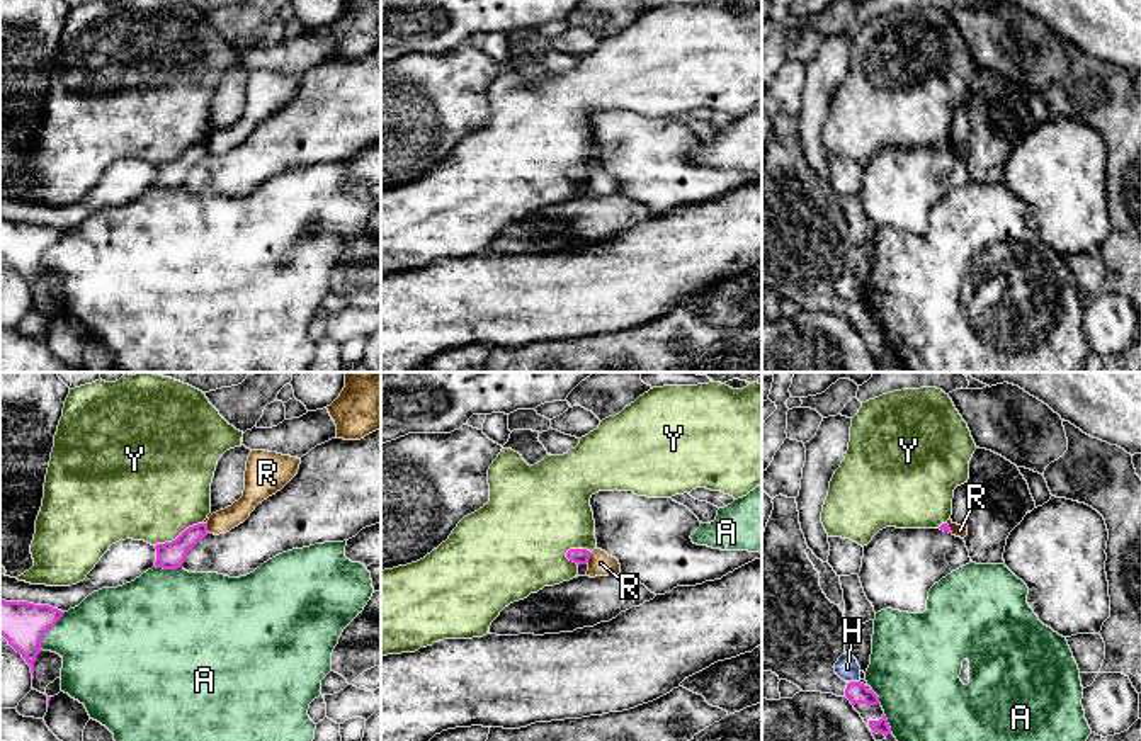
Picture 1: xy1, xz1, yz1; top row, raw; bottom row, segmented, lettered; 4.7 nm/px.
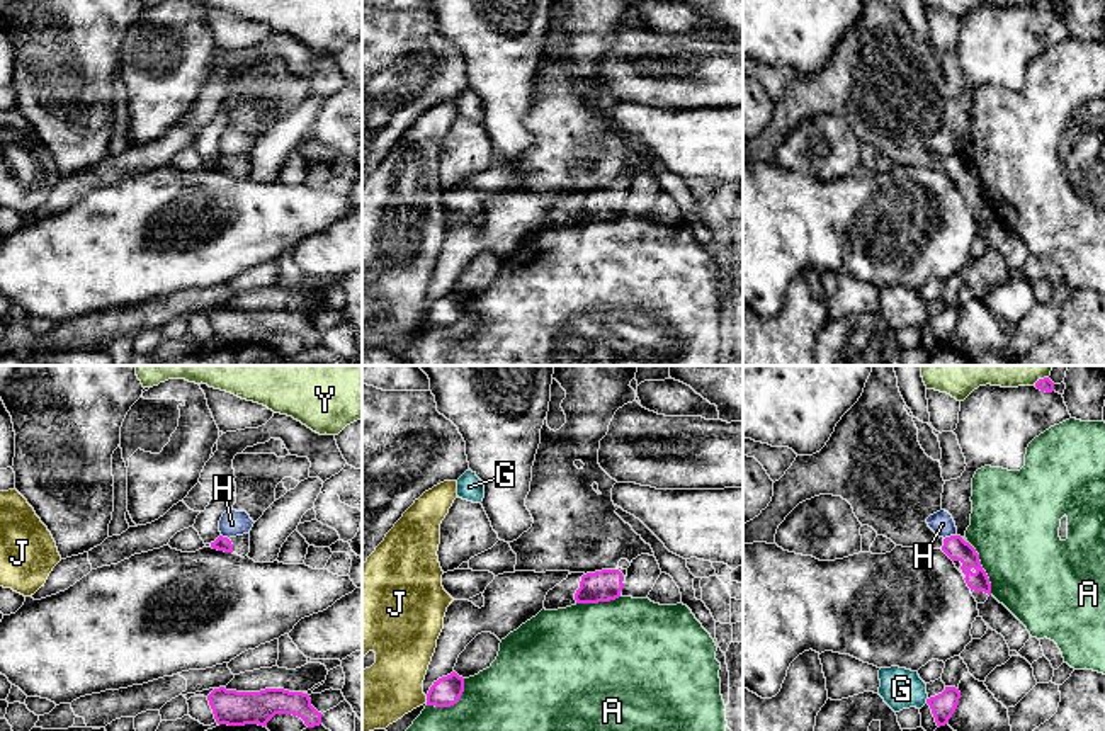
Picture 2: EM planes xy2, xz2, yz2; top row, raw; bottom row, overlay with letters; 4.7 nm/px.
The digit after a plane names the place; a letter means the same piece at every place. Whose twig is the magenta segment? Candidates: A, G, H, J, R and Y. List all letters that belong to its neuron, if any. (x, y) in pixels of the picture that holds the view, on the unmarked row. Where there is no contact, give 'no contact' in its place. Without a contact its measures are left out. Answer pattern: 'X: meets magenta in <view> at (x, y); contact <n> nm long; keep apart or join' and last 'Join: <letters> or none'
A: meets magenta in xz2 at (453, 323); contact 220 nm long; keep apart
G: meets magenta in yz2 at (927, 320); contact 30 nm long; keep apart
H: meets magenta in yz2 at (951, 155); contact 70 nm long; keep apart
J: meets magenta in xz2 at (427, 318); contact 30 nm long; keep apart
R: meets magenta in xz1 at (589, 177); contact 60 nm long; keep apart
Y: meets magenta in xy1 at (181, 153); contact 260 nm long; keep apart
Join: none

